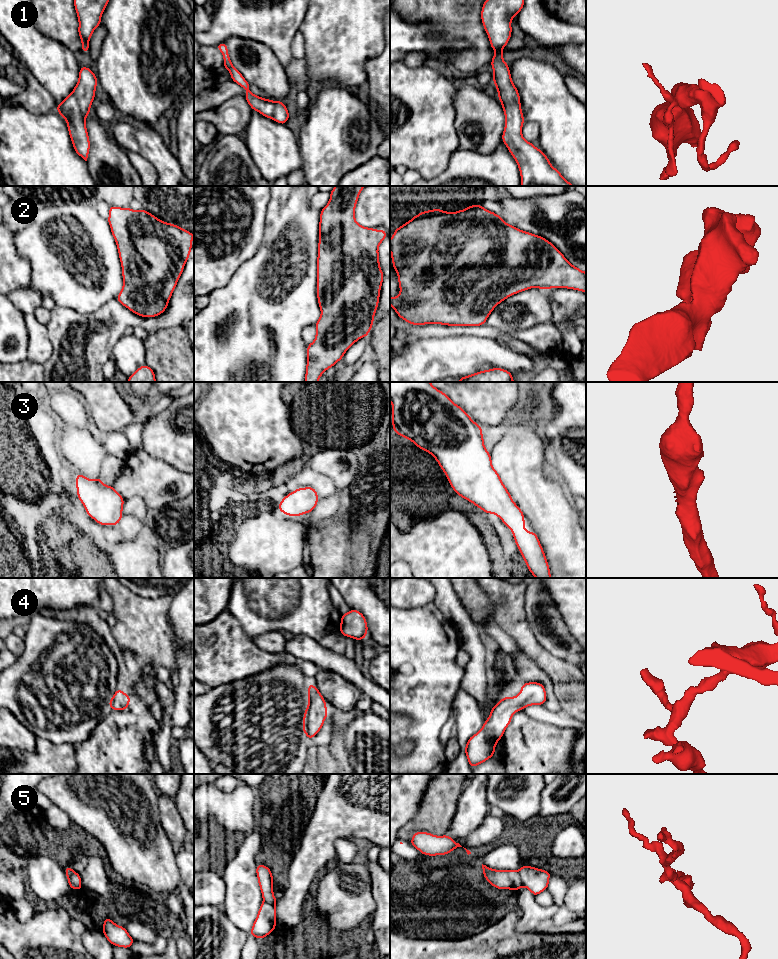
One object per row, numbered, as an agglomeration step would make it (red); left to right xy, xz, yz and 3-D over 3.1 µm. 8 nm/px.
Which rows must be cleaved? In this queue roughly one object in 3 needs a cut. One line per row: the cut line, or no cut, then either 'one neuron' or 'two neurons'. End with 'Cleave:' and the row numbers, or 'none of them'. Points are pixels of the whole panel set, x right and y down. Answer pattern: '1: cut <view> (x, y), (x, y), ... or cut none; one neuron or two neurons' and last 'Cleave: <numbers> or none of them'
1: cut none; one neuron
2: cut none; one neuron
3: cut none; one neuron
4: cut none; one neuron
5: cut yz (517, 871), (523, 885); two neurons
Cleave: 5

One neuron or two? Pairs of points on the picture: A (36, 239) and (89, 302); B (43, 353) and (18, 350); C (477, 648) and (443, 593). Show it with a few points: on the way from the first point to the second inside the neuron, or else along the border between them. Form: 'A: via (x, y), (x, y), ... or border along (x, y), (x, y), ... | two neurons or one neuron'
A: via (50, 255), (76, 286) | one neuron
B: border along (27, 327), (28, 347), (26, 358) | two neurons
C: via (469, 634), (461, 619), (451, 607) | one neuron

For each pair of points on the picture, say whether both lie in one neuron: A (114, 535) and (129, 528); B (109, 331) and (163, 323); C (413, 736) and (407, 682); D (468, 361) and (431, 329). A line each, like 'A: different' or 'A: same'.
A: same
B: same
C: same
D: different

